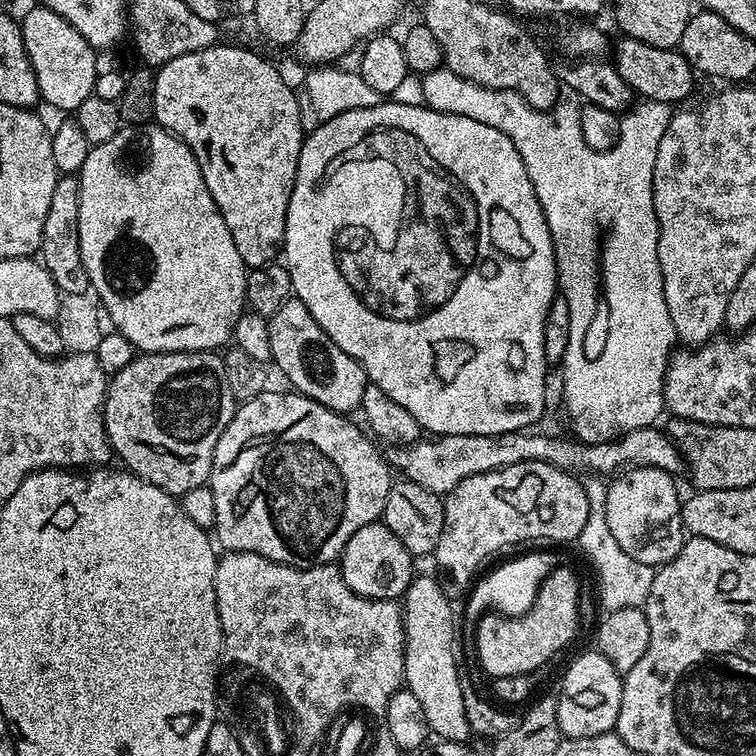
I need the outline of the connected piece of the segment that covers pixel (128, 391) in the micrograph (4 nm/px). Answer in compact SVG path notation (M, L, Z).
M215 351L206 352L150 352L137 355L122 370L118 370L108 381L108 393L104 396L104 425L108 435L108 444L112 447L113 453L118 457L125 469L133 476L138 476L148 483L158 486L173 498L179 498L190 490L205 487L209 483L212 475L212 463L214 462L214 450L218 446L218 438L222 438L222 430L231 422L232 416L238 407L237 400L232 397L230 382L228 381L228 367L224 364L223 355Z

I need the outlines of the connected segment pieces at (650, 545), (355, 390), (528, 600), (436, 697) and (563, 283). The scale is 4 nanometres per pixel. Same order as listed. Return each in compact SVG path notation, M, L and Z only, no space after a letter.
M629 468L608 484L606 522L610 525L610 534L614 534L618 546L622 546L630 558L643 564L668 564L684 545L686 536L680 522L682 496L676 493L672 480L675 480L673 473L657 468Z
M295 298L288 300L278 314L274 314L268 321L270 326L271 363L280 367L280 372L289 380L291 387L302 396L308 396L314 402L326 406L332 412L352 414L357 411L362 402L362 394L370 383L364 367L342 346L338 346L314 322L310 310L301 300Z
M532 552L520 556L486 575L473 590L464 612L464 624L462 620L460 652L465 662L464 670L469 689L478 694L483 700L491 699L491 685L484 674L480 661L476 659L476 628L487 612L493 612L503 616L520 616L533 605L542 582L548 576L555 565L552 557L546 552Z
M413 575L402 597L404 614L404 684L418 698L433 737L465 743L474 730L466 718L465 681L458 659L458 624L452 621L452 604L432 576Z
M443 66L436 68L433 72L423 73L422 87L427 107L446 114L458 114L466 118L474 118L478 122L485 123L486 126L501 130L522 154L531 185L534 186L535 196L542 206L547 225L550 226L551 240L556 247L556 274L560 295L566 298L566 306L570 306L570 342L566 346L562 369L564 368L564 408L568 411L569 418L577 424L576 432L574 432L575 439L585 442L615 440L617 436L624 436L626 433L639 428L653 427L657 423L656 419L662 414L665 415L666 412L664 375L668 369L668 357L672 355L678 344L674 322L670 322L670 314L666 310L666 298L662 290L662 274L657 250L660 227L653 202L653 172L658 142L662 140L662 134L665 133L666 126L669 125L674 111L673 107L666 103L658 103L656 100L644 100L640 102L640 105L638 105L639 103L633 105L619 119L620 128L617 144L608 151L594 151L584 141L580 110L577 107L559 104L551 110L532 108L517 92L506 91L501 88L483 88L481 84L463 80L458 74L454 74L454 70Z

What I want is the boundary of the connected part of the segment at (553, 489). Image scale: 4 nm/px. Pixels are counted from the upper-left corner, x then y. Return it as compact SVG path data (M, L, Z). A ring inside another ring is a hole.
M537 460L518 462L486 474L474 474L458 482L458 486L443 497L443 502L444 529L442 538L434 544L434 560L440 563L442 571L449 572L456 580L470 579L483 560L490 559L495 552L511 544L524 544L527 540L579 541L582 526L586 526L586 518L590 514L590 502L583 483L573 473Z

